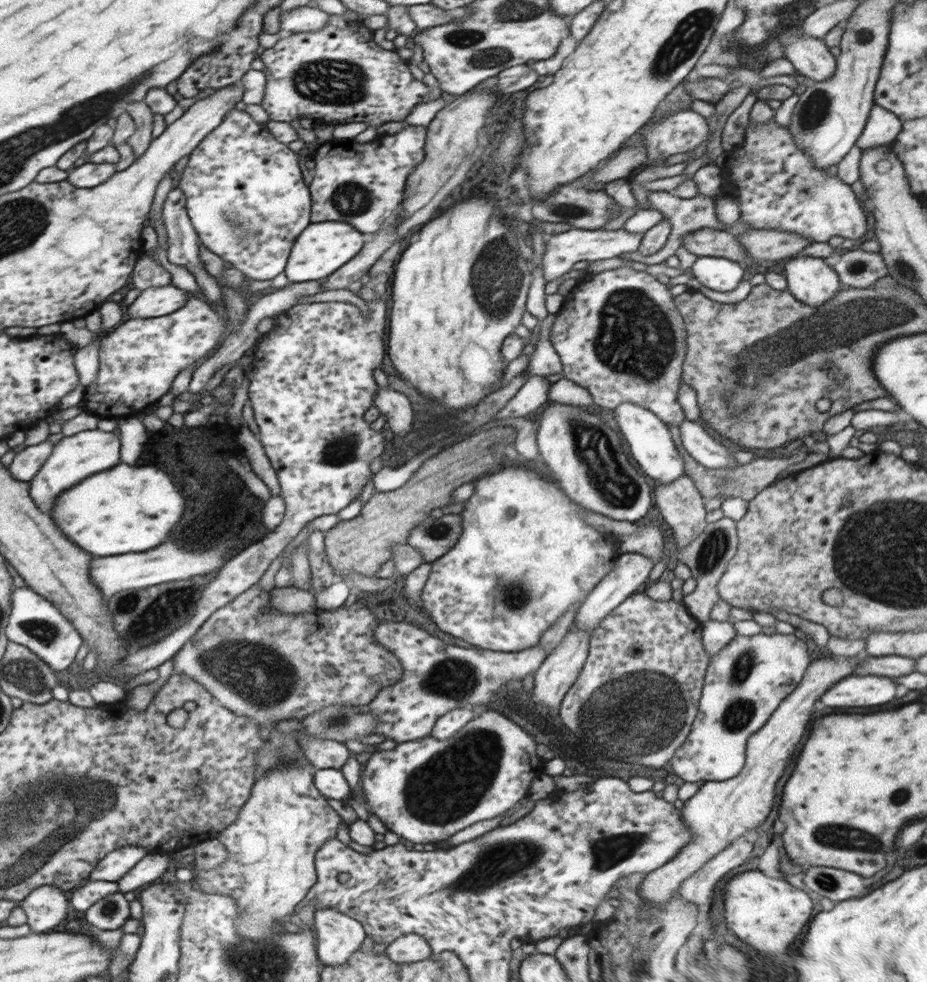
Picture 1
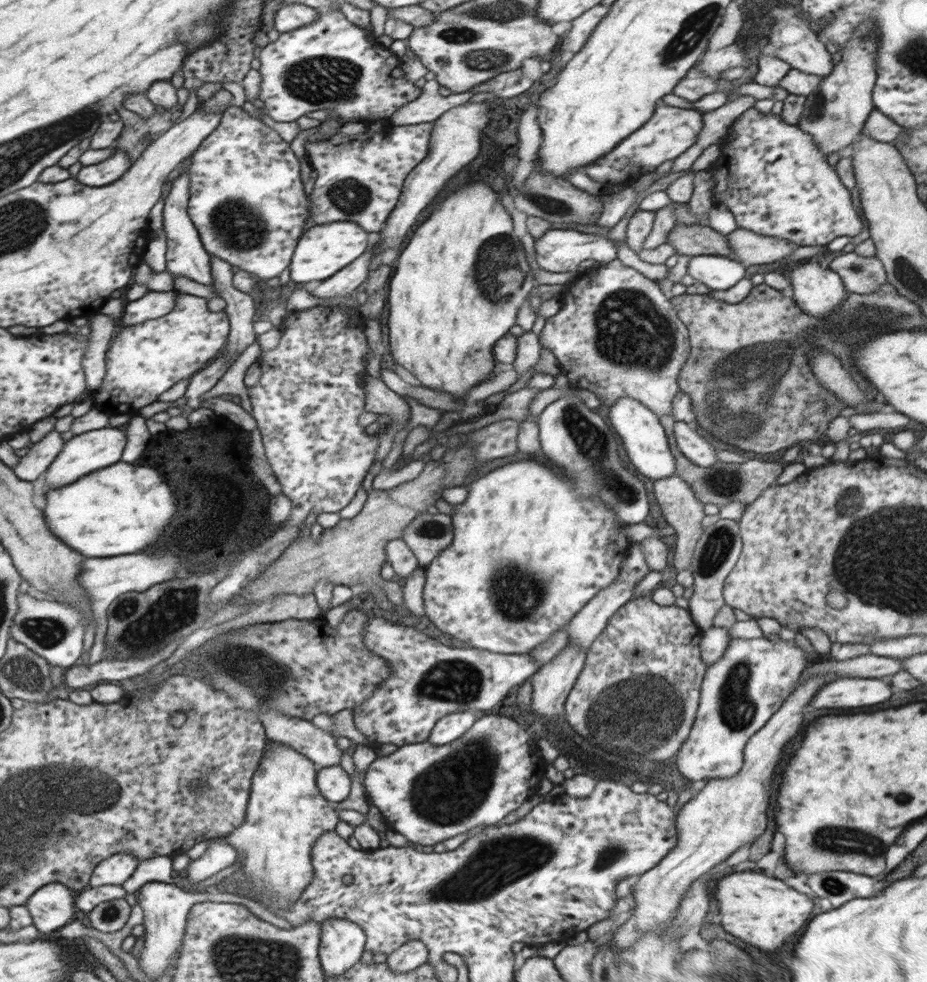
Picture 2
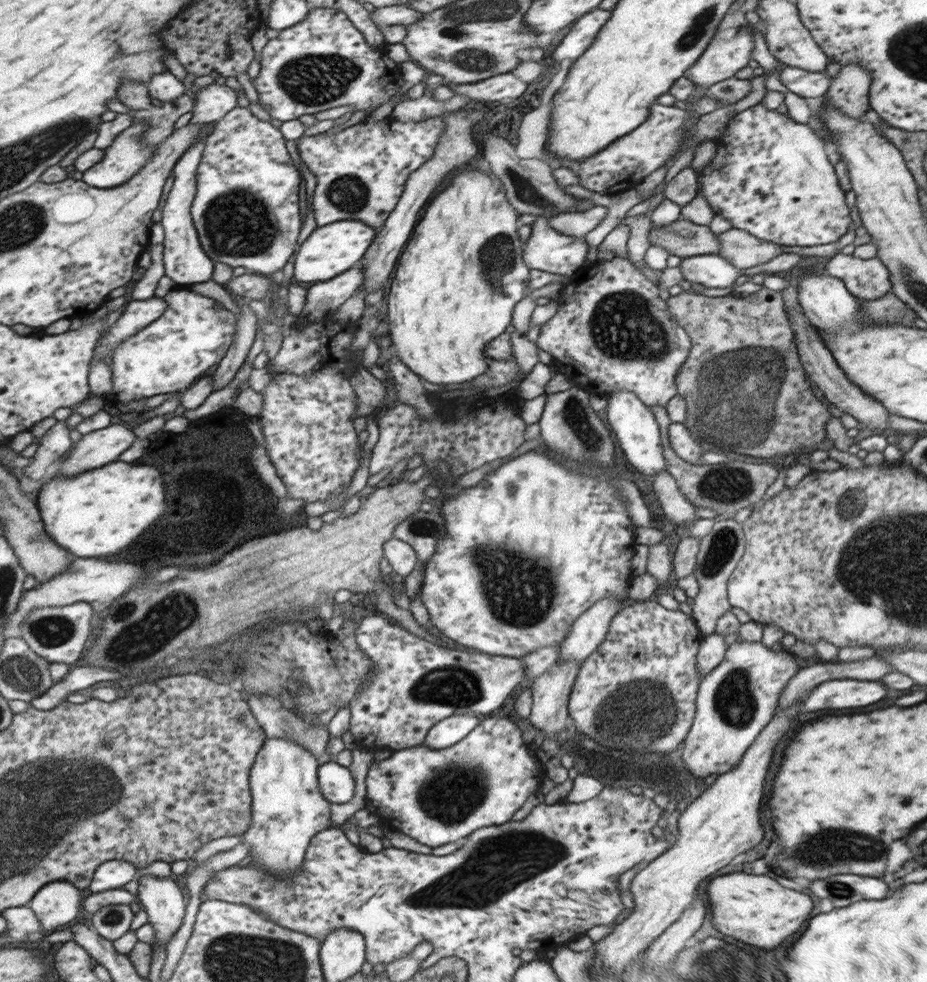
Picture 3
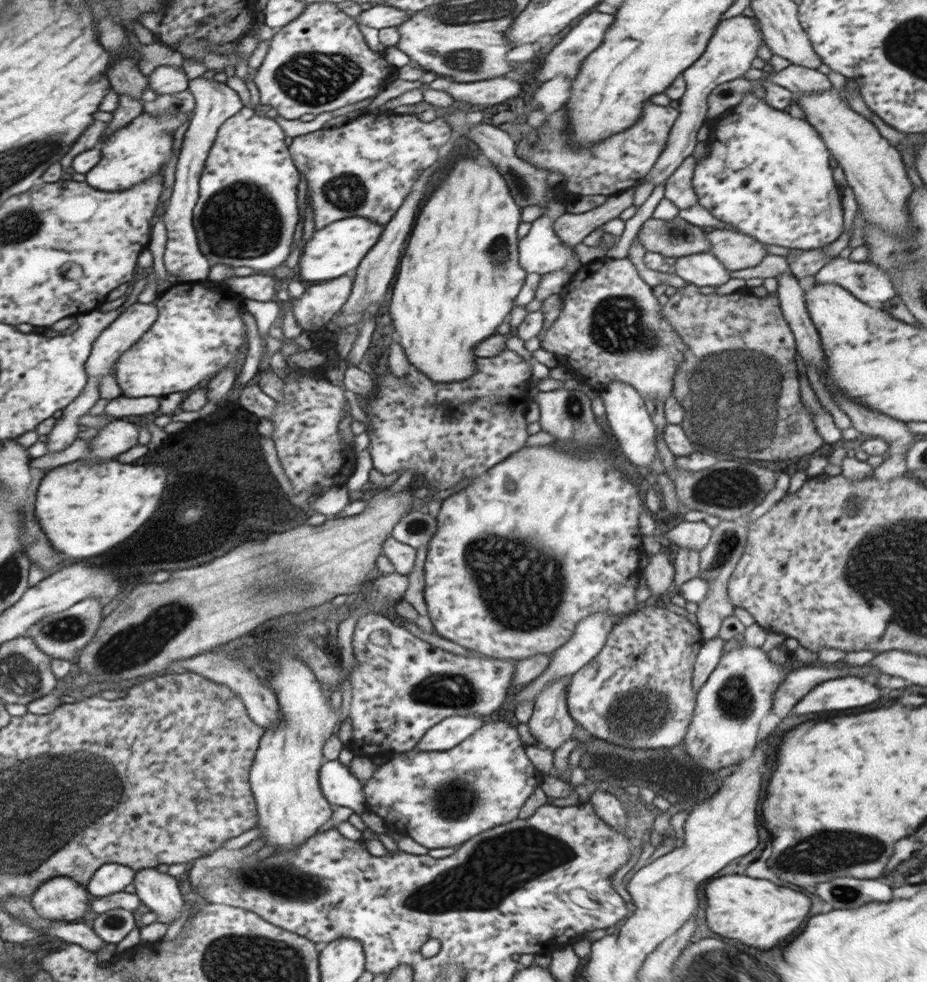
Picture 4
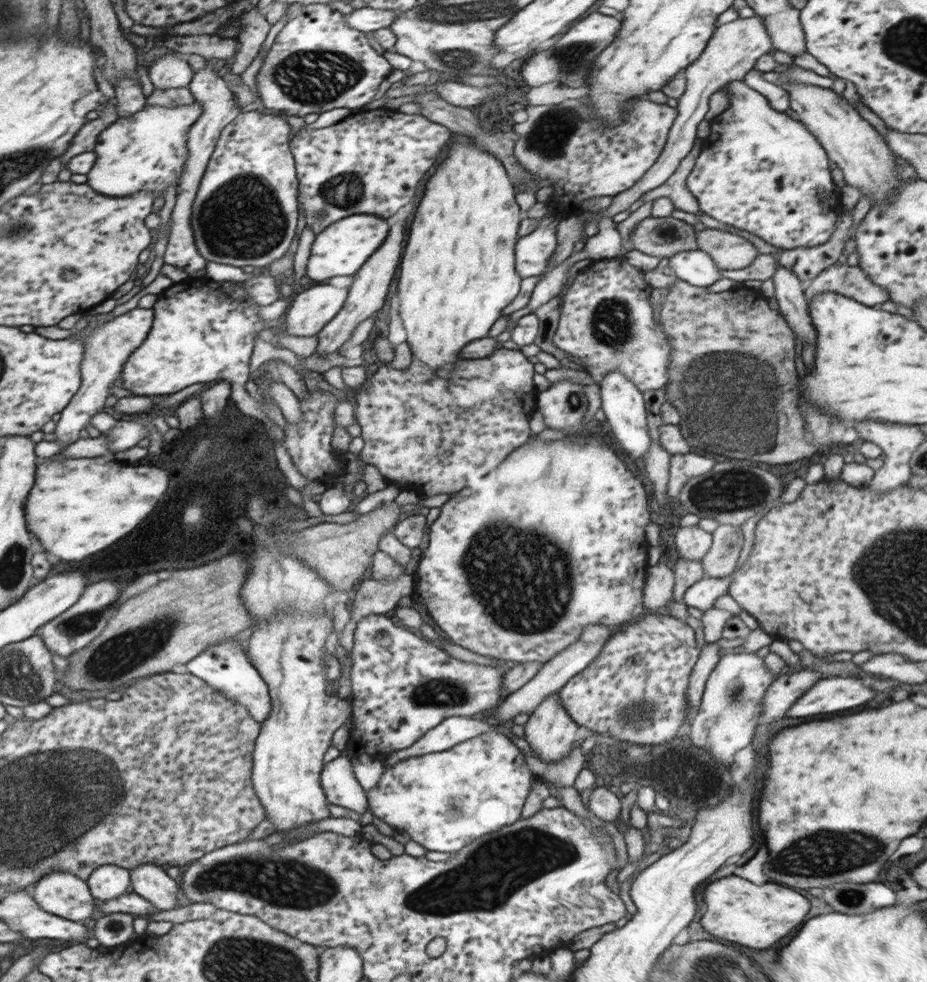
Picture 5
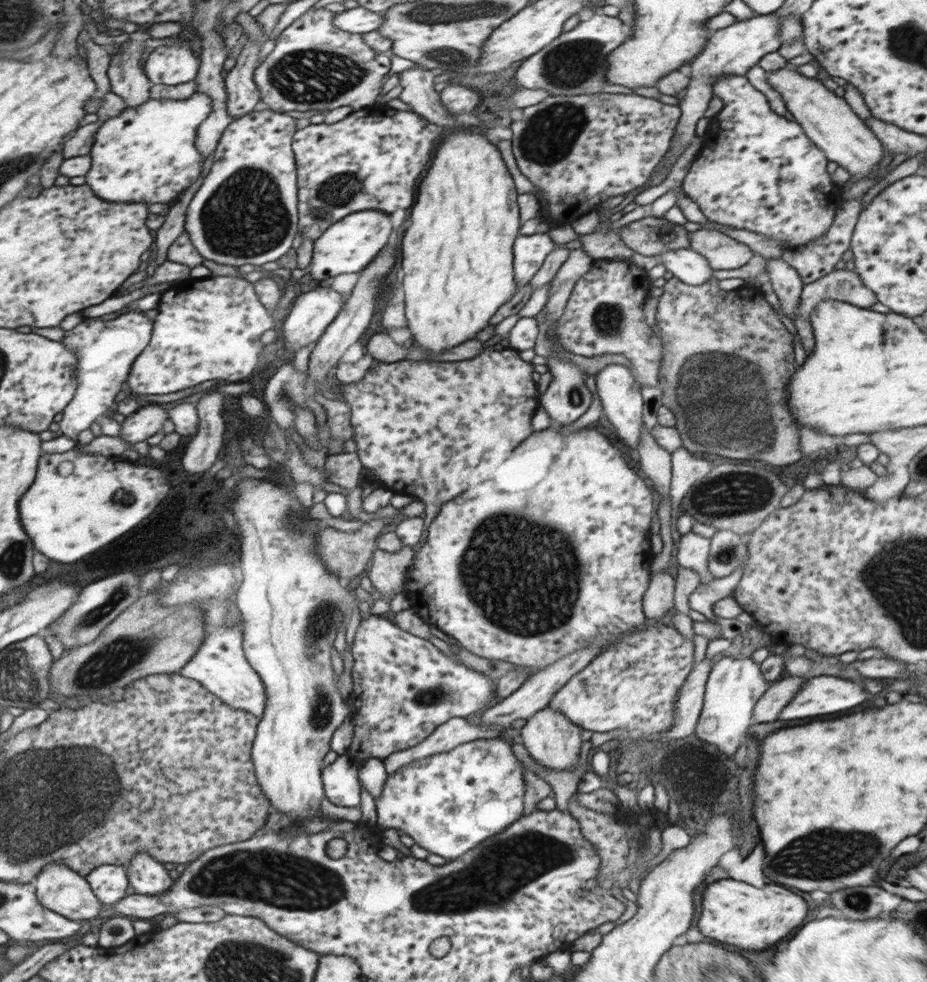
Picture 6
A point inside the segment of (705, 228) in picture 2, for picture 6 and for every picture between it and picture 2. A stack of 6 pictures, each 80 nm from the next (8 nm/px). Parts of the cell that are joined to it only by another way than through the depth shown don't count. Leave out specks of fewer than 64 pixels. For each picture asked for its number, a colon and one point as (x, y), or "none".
3: (683, 238)
4: (677, 237)
5: (663, 237)
6: (651, 236)

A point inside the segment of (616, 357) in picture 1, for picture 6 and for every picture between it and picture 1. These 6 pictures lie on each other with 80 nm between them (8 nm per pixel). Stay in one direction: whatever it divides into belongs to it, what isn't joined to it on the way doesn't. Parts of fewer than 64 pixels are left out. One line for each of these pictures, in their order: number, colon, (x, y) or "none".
2: (616, 334)
3: (612, 331)
4: (611, 328)
5: (606, 319)
6: (604, 316)

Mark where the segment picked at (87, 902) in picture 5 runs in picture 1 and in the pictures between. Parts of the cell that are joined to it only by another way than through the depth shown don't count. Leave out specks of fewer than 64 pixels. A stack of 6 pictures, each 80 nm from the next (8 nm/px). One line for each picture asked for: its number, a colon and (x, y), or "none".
1: (45, 908)
2: (52, 906)
3: (59, 902)
4: (61, 898)

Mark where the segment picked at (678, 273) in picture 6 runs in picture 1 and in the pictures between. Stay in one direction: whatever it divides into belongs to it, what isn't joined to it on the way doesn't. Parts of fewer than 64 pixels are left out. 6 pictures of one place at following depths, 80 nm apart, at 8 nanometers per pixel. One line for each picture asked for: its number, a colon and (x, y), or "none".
1: (718, 273)
2: (717, 272)
3: (710, 270)
4: (702, 269)
5: (696, 267)

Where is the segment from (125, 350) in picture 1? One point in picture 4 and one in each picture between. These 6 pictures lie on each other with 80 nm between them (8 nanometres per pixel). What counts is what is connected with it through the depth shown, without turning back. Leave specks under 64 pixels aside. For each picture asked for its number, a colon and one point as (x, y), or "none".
2: (144, 360)
3: (193, 335)
4: (198, 331)

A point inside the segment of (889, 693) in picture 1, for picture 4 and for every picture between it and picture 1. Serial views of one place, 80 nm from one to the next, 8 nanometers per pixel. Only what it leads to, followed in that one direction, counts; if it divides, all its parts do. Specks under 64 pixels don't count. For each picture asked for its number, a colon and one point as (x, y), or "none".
2: (847, 692)
3: (836, 694)
4: (841, 693)

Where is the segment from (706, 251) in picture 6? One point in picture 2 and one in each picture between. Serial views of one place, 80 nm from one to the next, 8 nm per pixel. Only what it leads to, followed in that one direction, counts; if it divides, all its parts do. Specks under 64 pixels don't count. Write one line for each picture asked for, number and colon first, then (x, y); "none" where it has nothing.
2: (747, 247)
3: (739, 247)
4: (735, 250)
5: (729, 251)

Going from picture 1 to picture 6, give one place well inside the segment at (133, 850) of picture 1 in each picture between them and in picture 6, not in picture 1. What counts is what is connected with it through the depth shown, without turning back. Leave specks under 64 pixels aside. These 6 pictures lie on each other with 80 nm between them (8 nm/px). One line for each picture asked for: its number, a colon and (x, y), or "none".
2: (114, 870)
3: (113, 874)
4: (112, 878)
5: (107, 882)
6: (109, 882)

